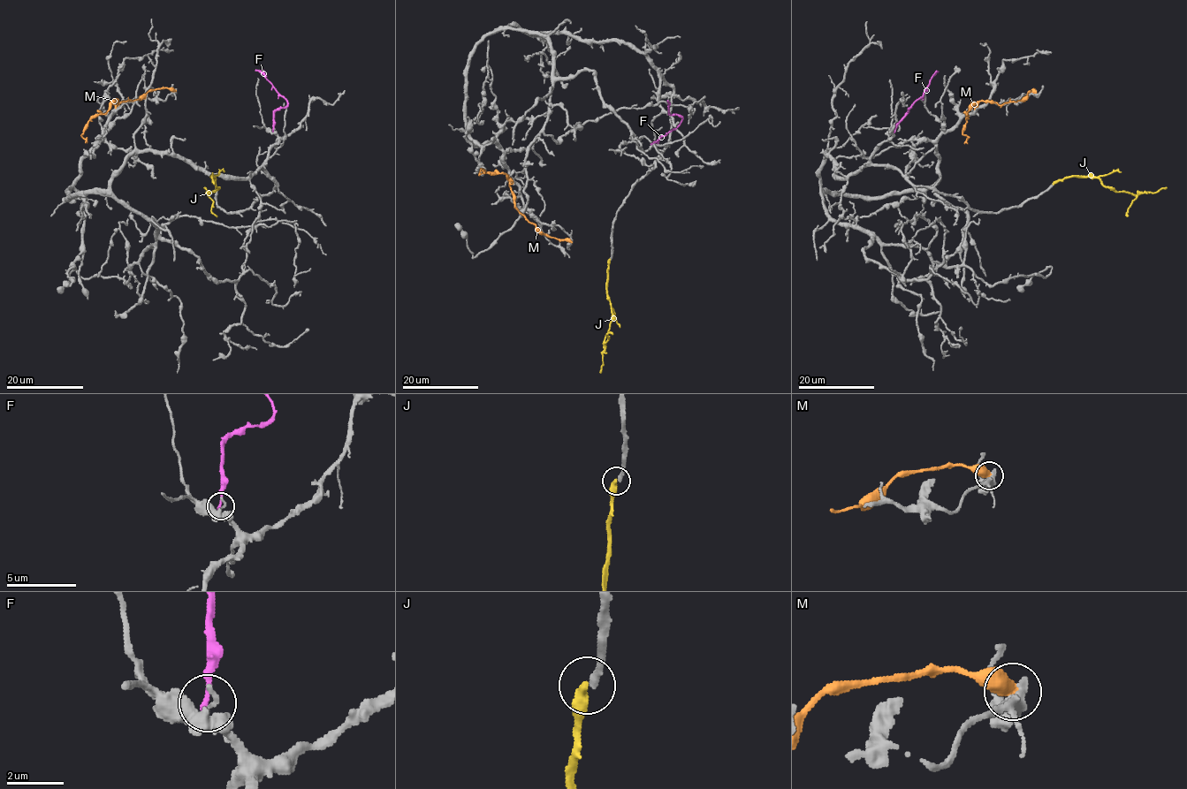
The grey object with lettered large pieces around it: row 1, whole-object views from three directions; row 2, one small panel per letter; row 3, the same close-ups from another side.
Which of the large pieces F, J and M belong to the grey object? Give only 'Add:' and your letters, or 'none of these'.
Add: J

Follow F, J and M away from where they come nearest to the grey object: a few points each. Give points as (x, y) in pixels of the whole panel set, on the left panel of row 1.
F: (273, 129), (273, 113), (285, 107), (287, 102), (265, 76), (254, 70)
J: (214, 183), (210, 176), (215, 178), (216, 189), (209, 194), (204, 186)
M: (174, 91), (151, 89), (133, 101), (113, 100), (104, 114), (87, 123), (81, 136), (85, 142)

